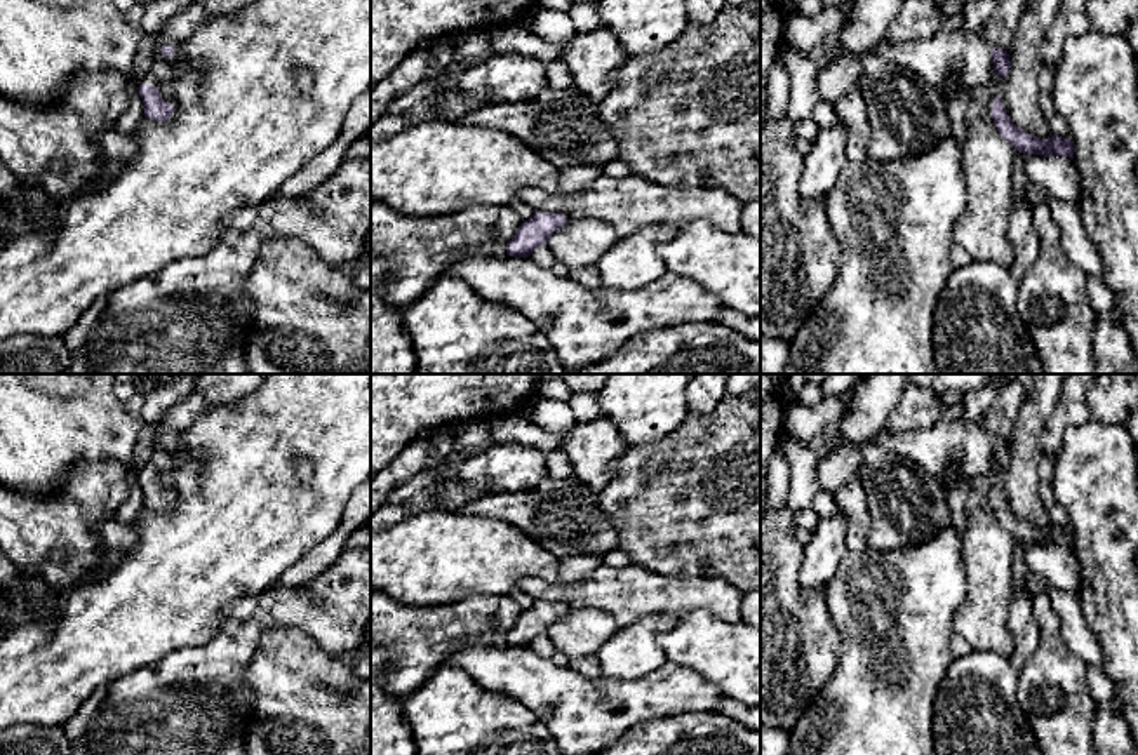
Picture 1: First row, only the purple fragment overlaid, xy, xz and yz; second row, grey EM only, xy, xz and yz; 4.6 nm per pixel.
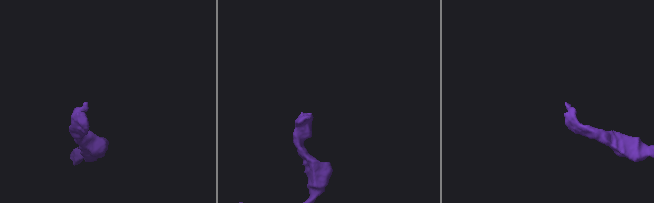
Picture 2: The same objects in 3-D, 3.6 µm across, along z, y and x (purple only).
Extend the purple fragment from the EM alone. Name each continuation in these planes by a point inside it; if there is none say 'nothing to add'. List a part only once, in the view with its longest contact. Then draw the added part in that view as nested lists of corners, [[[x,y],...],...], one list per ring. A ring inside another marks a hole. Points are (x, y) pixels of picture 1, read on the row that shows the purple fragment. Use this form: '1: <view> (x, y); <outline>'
1: yz (937, 60); [[[940,30],[927,40],[891,43],[882,38],[872,56],[907,68],[938,89],[957,75],[973,90],[995,77],[990,49],[981,33]]]

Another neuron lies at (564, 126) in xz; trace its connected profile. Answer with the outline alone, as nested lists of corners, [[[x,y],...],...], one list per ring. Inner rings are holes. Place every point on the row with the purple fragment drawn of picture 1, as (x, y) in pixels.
[[[545,87],[531,99],[480,106],[458,122],[505,130],[559,169],[602,169],[619,158],[614,134],[600,118],[599,101],[576,87]]]

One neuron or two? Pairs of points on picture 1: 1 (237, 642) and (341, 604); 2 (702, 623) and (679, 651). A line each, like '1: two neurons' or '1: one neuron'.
1: one neuron
2: one neuron

